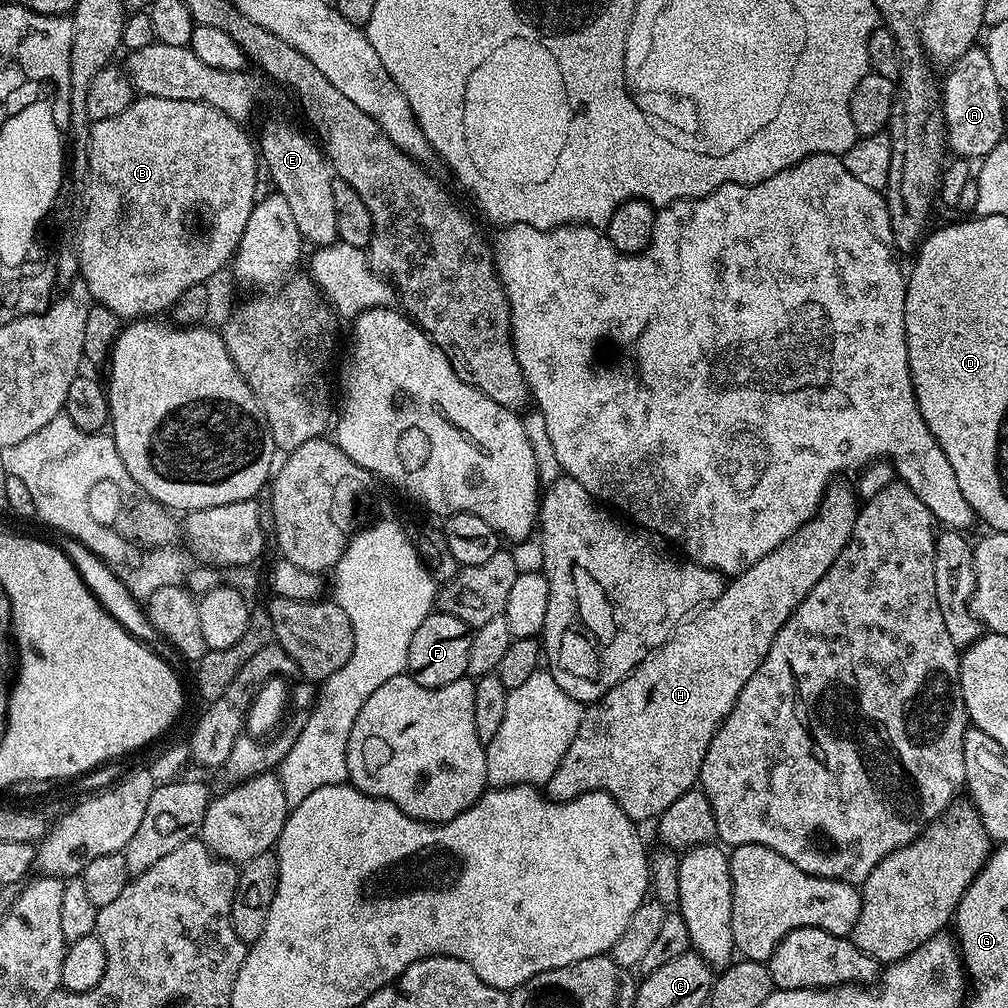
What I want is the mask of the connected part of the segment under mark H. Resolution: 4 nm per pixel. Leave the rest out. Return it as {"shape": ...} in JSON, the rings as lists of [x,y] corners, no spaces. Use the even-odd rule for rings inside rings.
{"shape":[[[833,482],[828,485],[828,489],[824,492],[824,501],[820,504],[820,509],[793,536],[786,538],[786,542],[782,542],[782,546],[778,546],[770,554],[766,554],[766,558],[754,562],[754,566],[750,566],[745,572],[741,572],[739,576],[729,579],[718,598],[714,598],[709,604],[703,605],[703,607],[687,617],[684,623],[676,627],[672,637],[661,648],[657,648],[655,652],[650,653],[625,680],[619,680],[601,700],[596,701],[595,704],[587,709],[581,725],[578,726],[577,736],[570,743],[570,748],[566,752],[565,757],[562,758],[561,765],[558,766],[553,776],[548,780],[546,792],[551,799],[555,801],[573,800],[587,792],[605,792],[610,794],[610,798],[614,798],[614,802],[618,802],[618,806],[622,806],[622,810],[634,822],[641,822],[640,820],[655,821],[667,810],[670,802],[678,802],[678,798],[682,798],[682,794],[691,792],[697,787],[700,771],[702,770],[702,762],[706,758],[706,750],[710,746],[714,734],[720,729],[721,722],[730,714],[738,694],[742,694],[742,686],[746,686],[746,682],[750,682],[750,674],[754,674],[754,670],[758,670],[758,666],[762,666],[762,662],[766,658],[766,654],[770,650],[778,630],[782,630],[782,626],[790,618],[792,611],[804,601],[806,594],[810,594],[810,590],[814,590],[814,586],[818,586],[822,574],[826,574],[826,570],[830,570],[830,566],[834,566],[838,554],[842,554],[842,550],[848,544],[848,539],[854,530],[854,522],[856,521],[858,496],[849,485],[848,489],[846,485],[840,483]]]}

